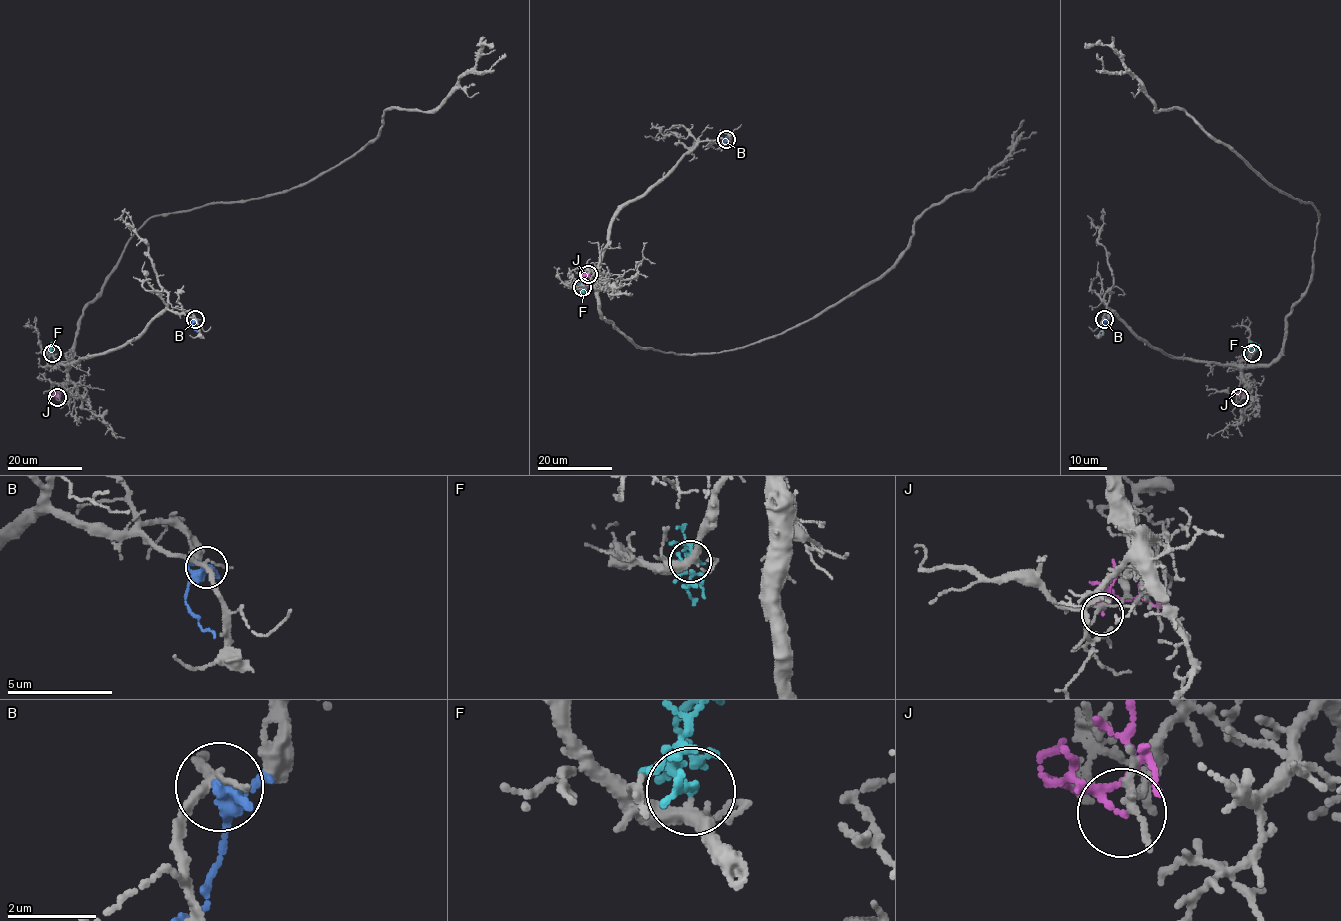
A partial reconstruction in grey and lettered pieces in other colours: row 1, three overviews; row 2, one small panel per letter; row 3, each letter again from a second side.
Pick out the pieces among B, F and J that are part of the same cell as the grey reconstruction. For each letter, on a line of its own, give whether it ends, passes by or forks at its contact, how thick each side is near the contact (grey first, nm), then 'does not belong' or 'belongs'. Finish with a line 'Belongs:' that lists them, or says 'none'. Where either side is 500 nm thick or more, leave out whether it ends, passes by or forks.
B: it passes by; 180 nm thick on the grey side, 360 nm on the other; does not belong
F: it forks there; 280 nm thick on the grey side, 110 nm on the other; belongs
J: it forks there; 140 nm thick on the grey side, 90 nm on the other; does not belong
Belongs: F

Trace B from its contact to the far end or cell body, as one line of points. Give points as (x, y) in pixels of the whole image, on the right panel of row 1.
B: (1104, 320), (1100, 332)

